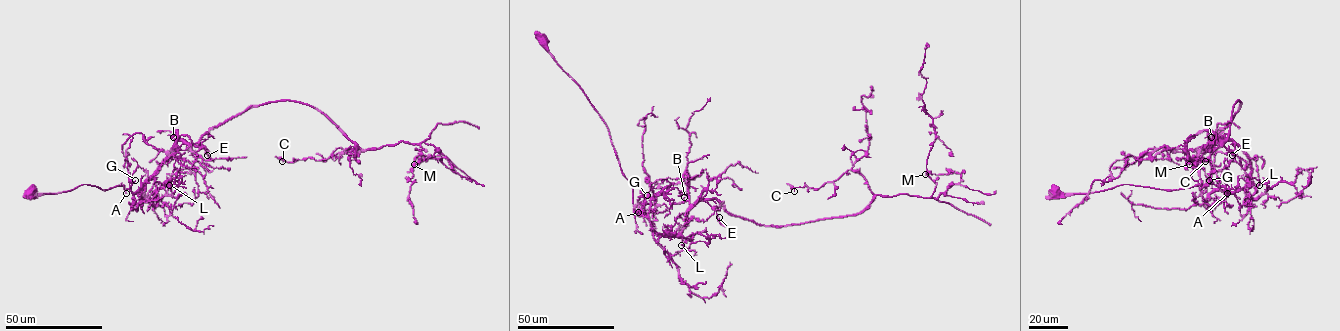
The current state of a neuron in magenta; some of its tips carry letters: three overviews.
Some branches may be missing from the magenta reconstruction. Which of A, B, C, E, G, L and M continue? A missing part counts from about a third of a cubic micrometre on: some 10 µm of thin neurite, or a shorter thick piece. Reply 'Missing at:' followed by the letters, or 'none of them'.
Missing at: A

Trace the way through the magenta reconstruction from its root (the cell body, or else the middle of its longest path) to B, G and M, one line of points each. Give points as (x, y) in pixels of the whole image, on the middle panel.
B: (543, 39), (606, 125), (636, 213), (658, 233), (675, 236), (687, 217), (684, 197)
G: (543, 39), (546, 49), (606, 125), (639, 215), (642, 214), (647, 195)
M: (543, 39), (659, 234), (714, 198), (781, 226), (856, 215), (877, 195), (936, 199), (961, 180), (925, 174)

